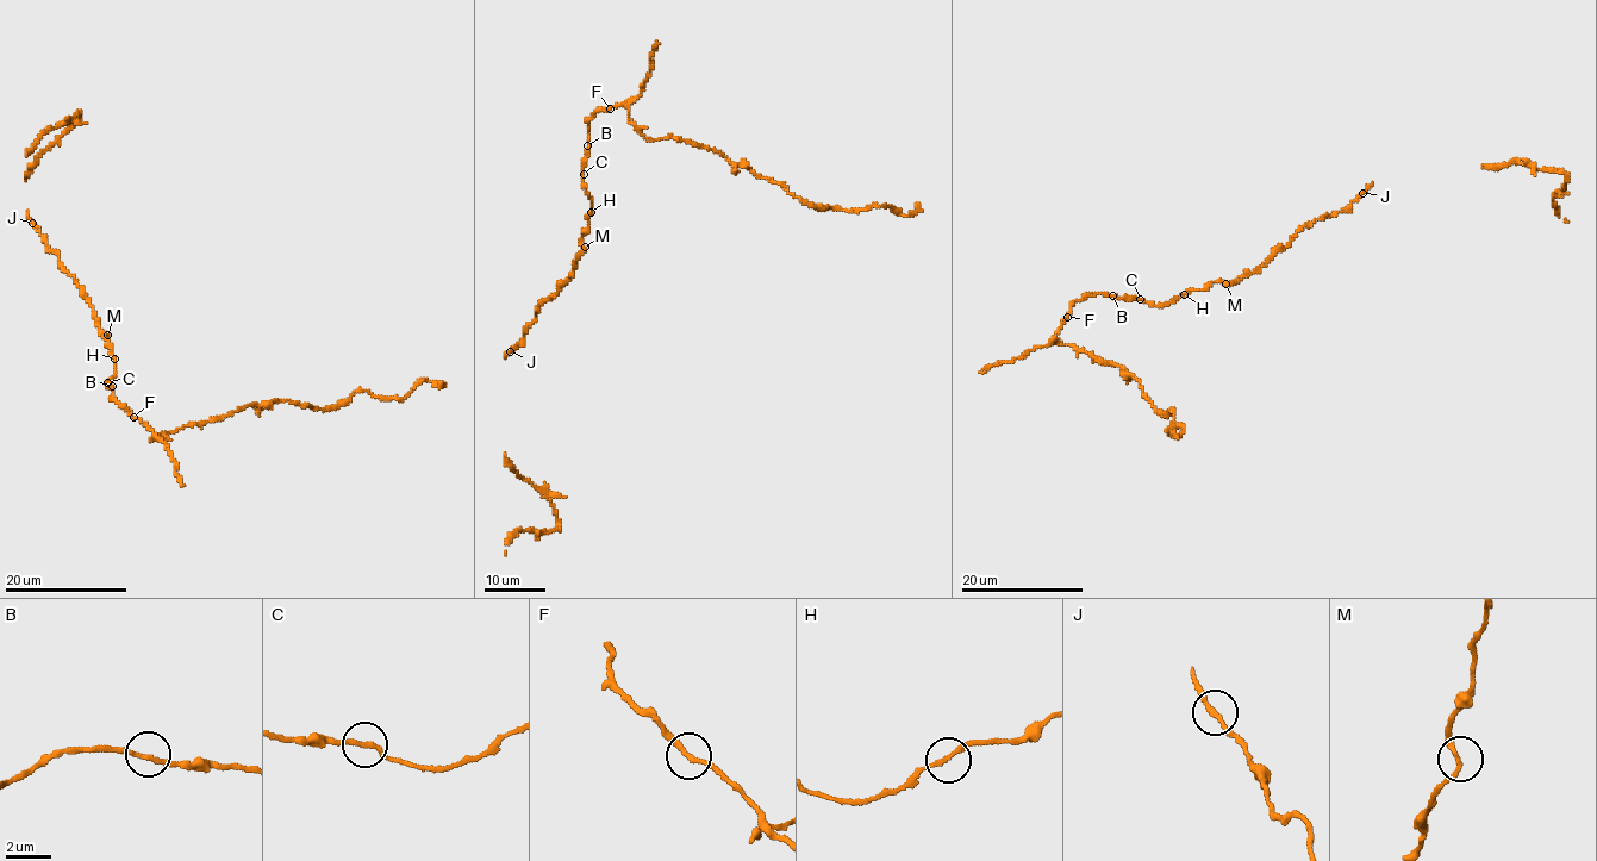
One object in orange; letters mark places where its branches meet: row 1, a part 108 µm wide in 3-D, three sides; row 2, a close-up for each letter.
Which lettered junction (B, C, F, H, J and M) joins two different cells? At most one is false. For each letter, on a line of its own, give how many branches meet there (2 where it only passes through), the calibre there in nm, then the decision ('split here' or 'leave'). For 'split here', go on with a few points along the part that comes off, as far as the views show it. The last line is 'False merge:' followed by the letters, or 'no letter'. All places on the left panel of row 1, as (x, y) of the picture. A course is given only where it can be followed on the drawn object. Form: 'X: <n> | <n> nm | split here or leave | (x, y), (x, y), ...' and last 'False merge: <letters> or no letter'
B: 2 | 220 nm | leave
C: 2 | 220 nm | leave
F: 2 | 200 nm | leave
H: 2 | 200 nm | leave
J: 2 | 220 nm | leave
M: 2 | 220 nm | leave
False merge: no letter

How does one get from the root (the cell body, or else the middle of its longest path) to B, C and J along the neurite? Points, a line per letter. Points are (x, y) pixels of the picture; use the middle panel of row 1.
B: (591, 211), (591, 198), (584, 183), (587, 145)
C: (591, 211), (584, 174)
J: (591, 211), (581, 238), (584, 253), (572, 275), (559, 293), (538, 305), (523, 342), (511, 351)

